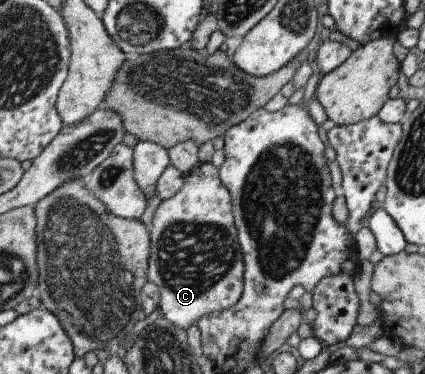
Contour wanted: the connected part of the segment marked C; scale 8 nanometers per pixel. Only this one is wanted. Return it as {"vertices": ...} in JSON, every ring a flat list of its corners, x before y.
{"vertices":[[210,162,199,163,183,176,178,193,170,199,160,200,152,215,152,228,148,232,150,247,146,279,158,286,157,307,162,318,184,332,190,325,196,324,202,315,233,307,242,293,242,253,236,241,230,200,226,186,220,181,218,168]]}

